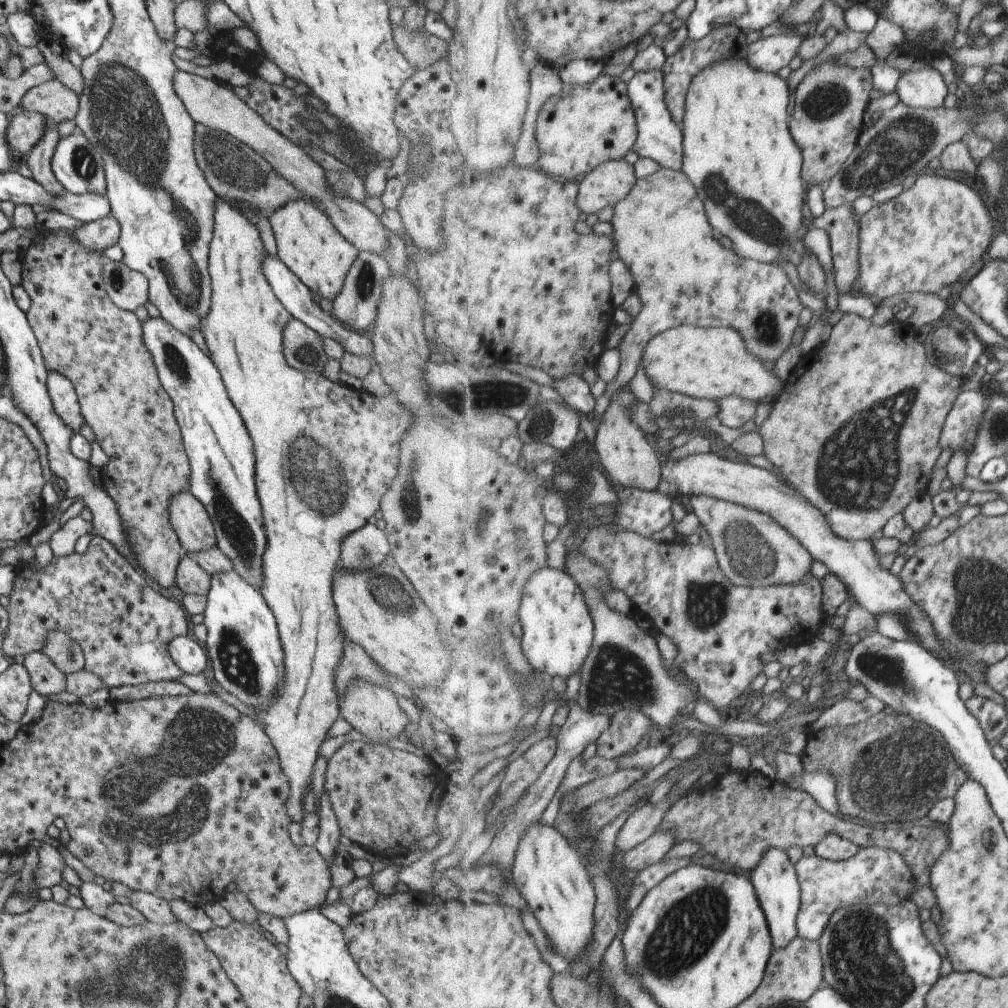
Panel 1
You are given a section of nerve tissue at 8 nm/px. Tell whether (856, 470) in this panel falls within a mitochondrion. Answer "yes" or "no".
yes

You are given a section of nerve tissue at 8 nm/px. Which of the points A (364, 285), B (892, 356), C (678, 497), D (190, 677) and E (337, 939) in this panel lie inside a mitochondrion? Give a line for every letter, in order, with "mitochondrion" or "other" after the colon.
A: mitochondrion
B: other
C: other
D: other
E: other

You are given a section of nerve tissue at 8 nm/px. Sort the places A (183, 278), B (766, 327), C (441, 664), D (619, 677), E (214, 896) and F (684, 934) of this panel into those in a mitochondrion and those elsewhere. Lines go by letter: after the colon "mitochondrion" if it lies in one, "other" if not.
A: mitochondrion
B: mitochondrion
C: other
D: mitochondrion
E: other
F: mitochondrion

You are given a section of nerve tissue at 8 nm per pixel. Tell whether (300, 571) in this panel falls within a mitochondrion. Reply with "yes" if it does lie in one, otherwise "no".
no

